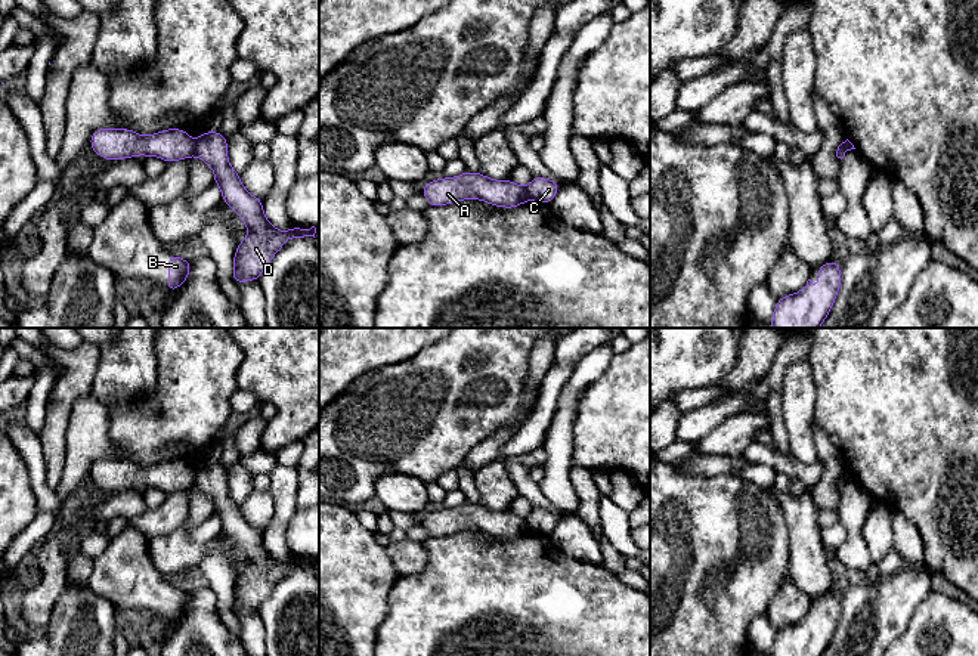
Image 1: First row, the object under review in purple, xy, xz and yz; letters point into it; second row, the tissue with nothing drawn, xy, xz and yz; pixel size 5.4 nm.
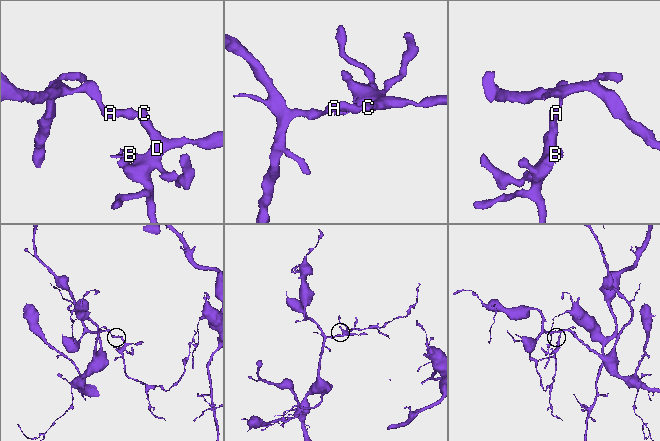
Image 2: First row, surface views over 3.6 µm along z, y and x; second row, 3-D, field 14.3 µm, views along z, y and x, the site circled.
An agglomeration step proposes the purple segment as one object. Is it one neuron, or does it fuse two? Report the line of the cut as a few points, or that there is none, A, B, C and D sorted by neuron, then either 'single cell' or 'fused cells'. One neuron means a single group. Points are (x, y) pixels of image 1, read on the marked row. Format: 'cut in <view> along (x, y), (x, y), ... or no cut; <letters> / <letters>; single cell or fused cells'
cut in xy along (195, 142), (192, 154); A / B C D; fused cells

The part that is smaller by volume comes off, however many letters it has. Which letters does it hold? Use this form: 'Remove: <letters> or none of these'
Remove: B, C, D

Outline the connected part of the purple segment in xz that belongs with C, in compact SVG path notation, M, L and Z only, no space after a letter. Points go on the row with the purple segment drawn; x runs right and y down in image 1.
M532 177L529 185L524 188L527 199L550 204L557 195L560 186L557 182L545 177Z

